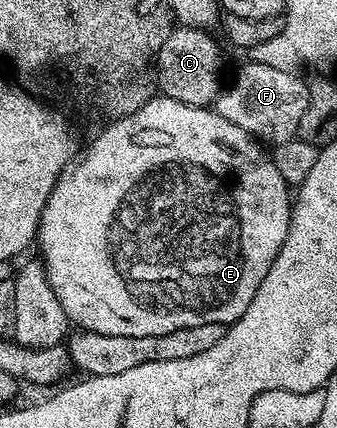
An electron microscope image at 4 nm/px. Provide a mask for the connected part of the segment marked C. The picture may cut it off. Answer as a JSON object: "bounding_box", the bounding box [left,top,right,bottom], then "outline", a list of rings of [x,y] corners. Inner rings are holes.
{"bounding_box":[157,28,219,107],"outline":[[[172,28],[157,58],[157,85],[163,88],[162,96],[200,107],[210,106],[219,96],[219,45],[211,35],[205,29]]]}

